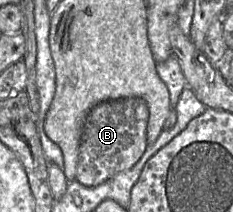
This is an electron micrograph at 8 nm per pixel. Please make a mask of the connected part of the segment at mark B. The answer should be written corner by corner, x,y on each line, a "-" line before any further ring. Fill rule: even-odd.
127,97
95,105
87,113
81,132
76,180
95,187
133,166
144,153
149,111
144,99

